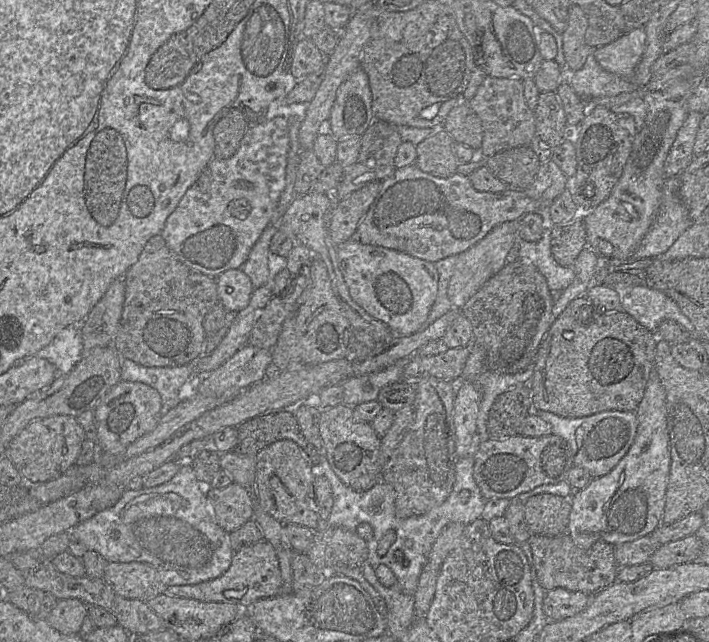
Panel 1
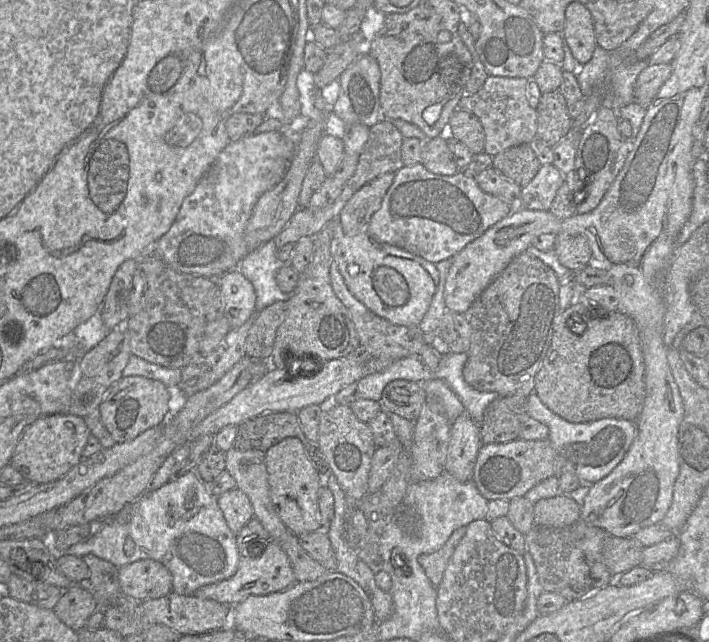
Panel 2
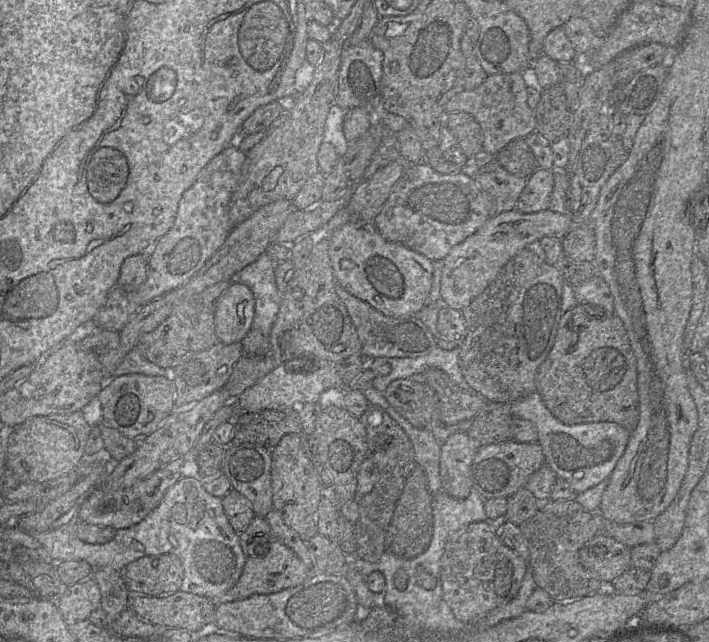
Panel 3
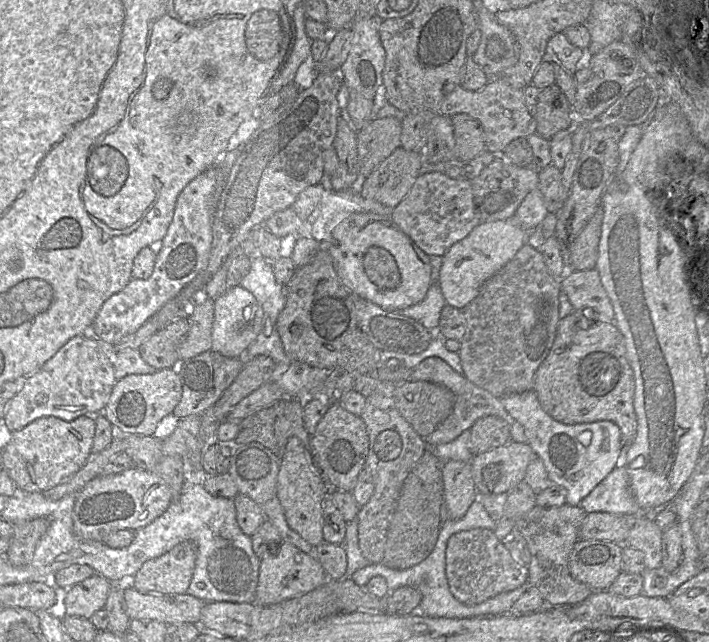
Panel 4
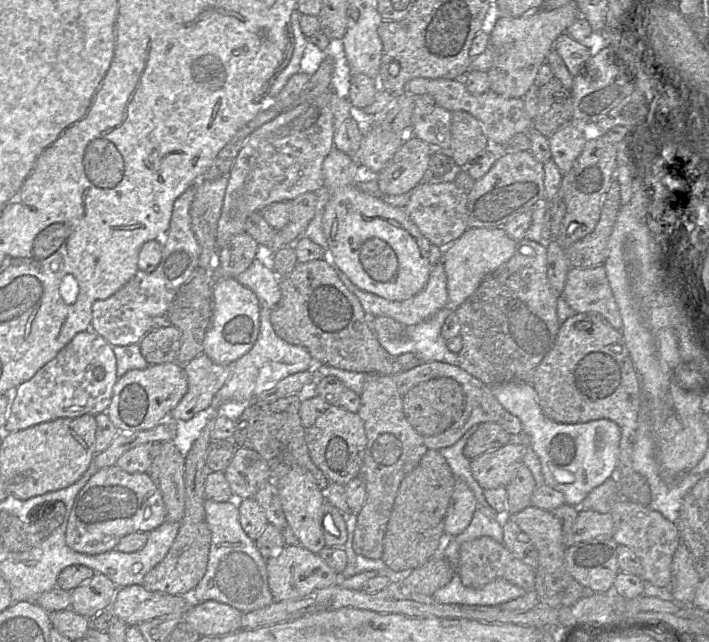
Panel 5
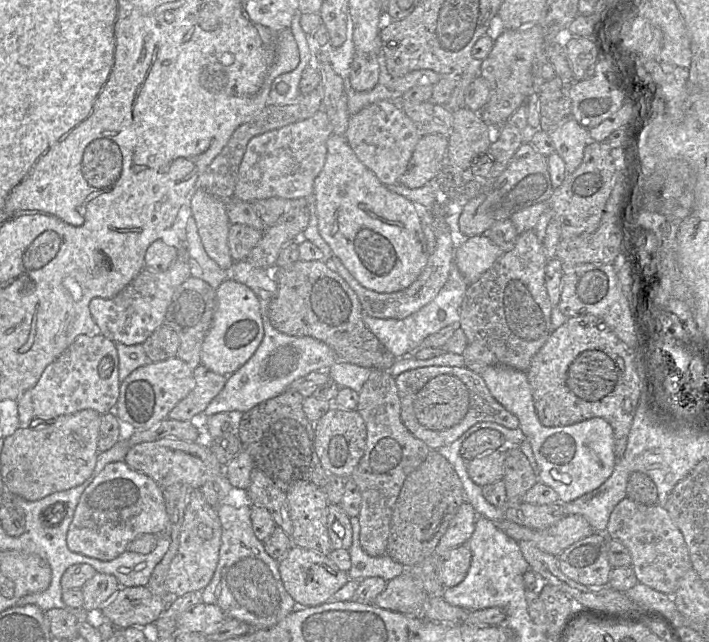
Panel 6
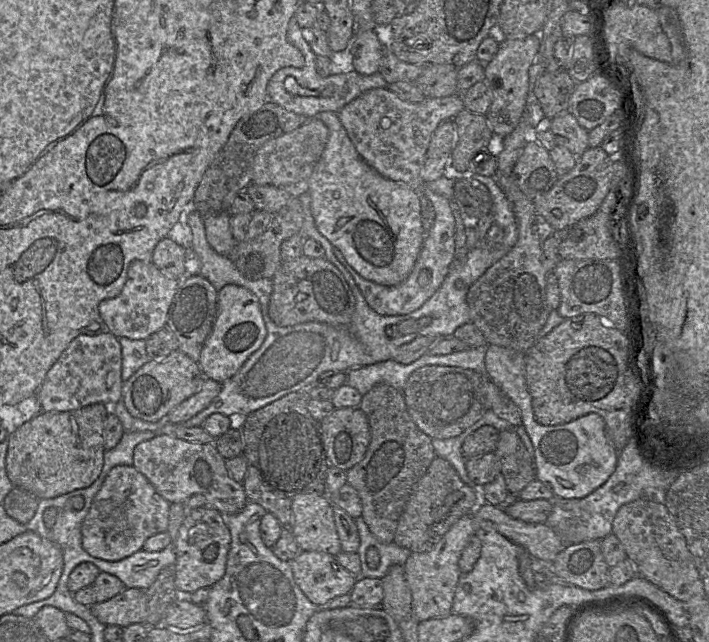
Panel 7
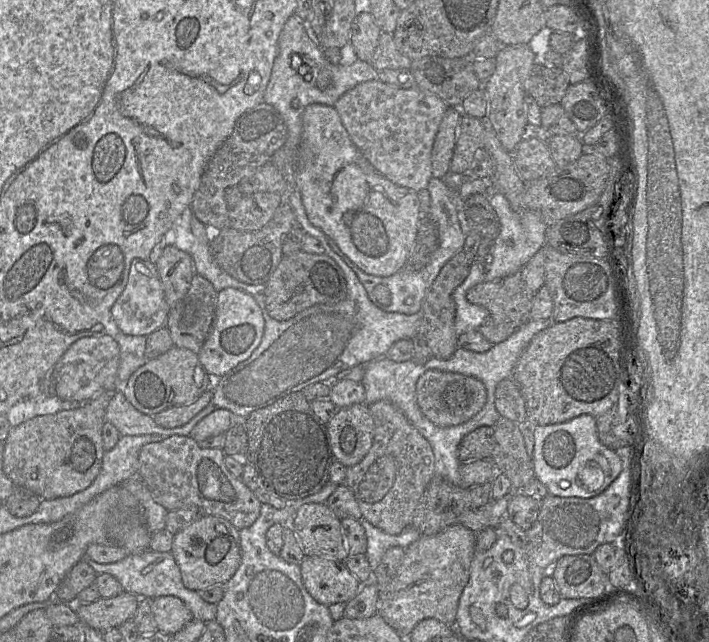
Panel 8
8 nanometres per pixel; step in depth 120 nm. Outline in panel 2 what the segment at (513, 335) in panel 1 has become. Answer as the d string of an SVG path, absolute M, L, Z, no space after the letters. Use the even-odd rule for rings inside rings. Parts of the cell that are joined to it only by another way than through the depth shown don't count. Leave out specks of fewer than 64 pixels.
M525 252L514 257L505 269L493 279L463 314L471 327L471 342L467 351L467 361L463 368L463 377L470 386L481 392L495 392L499 396L520 395L528 397L534 393L535 376L550 346L554 323L560 314L559 289L560 283L555 272L537 257Z

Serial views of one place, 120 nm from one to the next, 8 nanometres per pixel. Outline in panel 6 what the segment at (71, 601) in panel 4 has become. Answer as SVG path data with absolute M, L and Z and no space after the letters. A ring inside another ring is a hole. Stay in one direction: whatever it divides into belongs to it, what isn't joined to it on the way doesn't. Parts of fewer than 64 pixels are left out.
M97 572L81 588L82 608L90 613L98 612L119 589L120 584L115 576Z

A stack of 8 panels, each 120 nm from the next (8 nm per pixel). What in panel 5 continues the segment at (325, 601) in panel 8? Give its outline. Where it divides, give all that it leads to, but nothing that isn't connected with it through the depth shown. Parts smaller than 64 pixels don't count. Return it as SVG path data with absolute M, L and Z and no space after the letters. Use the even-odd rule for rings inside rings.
M286 545L266 560L268 585L274 601L301 599L316 590L338 584L340 576L318 554L301 545Z

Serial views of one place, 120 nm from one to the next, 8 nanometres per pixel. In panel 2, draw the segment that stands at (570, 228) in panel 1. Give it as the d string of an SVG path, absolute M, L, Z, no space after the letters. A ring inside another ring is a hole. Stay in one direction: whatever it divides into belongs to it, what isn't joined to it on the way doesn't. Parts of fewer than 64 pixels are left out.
M557 234L553 251L560 264L572 272L593 263L589 241L582 235Z

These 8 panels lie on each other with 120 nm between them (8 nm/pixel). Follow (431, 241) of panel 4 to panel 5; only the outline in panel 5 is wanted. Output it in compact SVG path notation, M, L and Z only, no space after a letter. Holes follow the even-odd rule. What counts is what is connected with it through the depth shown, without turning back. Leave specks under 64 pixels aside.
M424 180L410 192L410 199L404 209L423 237L444 249L468 229L467 196L454 182Z

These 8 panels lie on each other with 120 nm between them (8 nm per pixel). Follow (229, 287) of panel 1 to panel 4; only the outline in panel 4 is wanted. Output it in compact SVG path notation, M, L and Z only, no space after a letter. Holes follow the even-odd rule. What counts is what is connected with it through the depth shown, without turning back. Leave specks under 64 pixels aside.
M240 285L234 286L214 300L211 350L226 357L244 359L247 348L260 332L262 325L263 313L254 295Z

